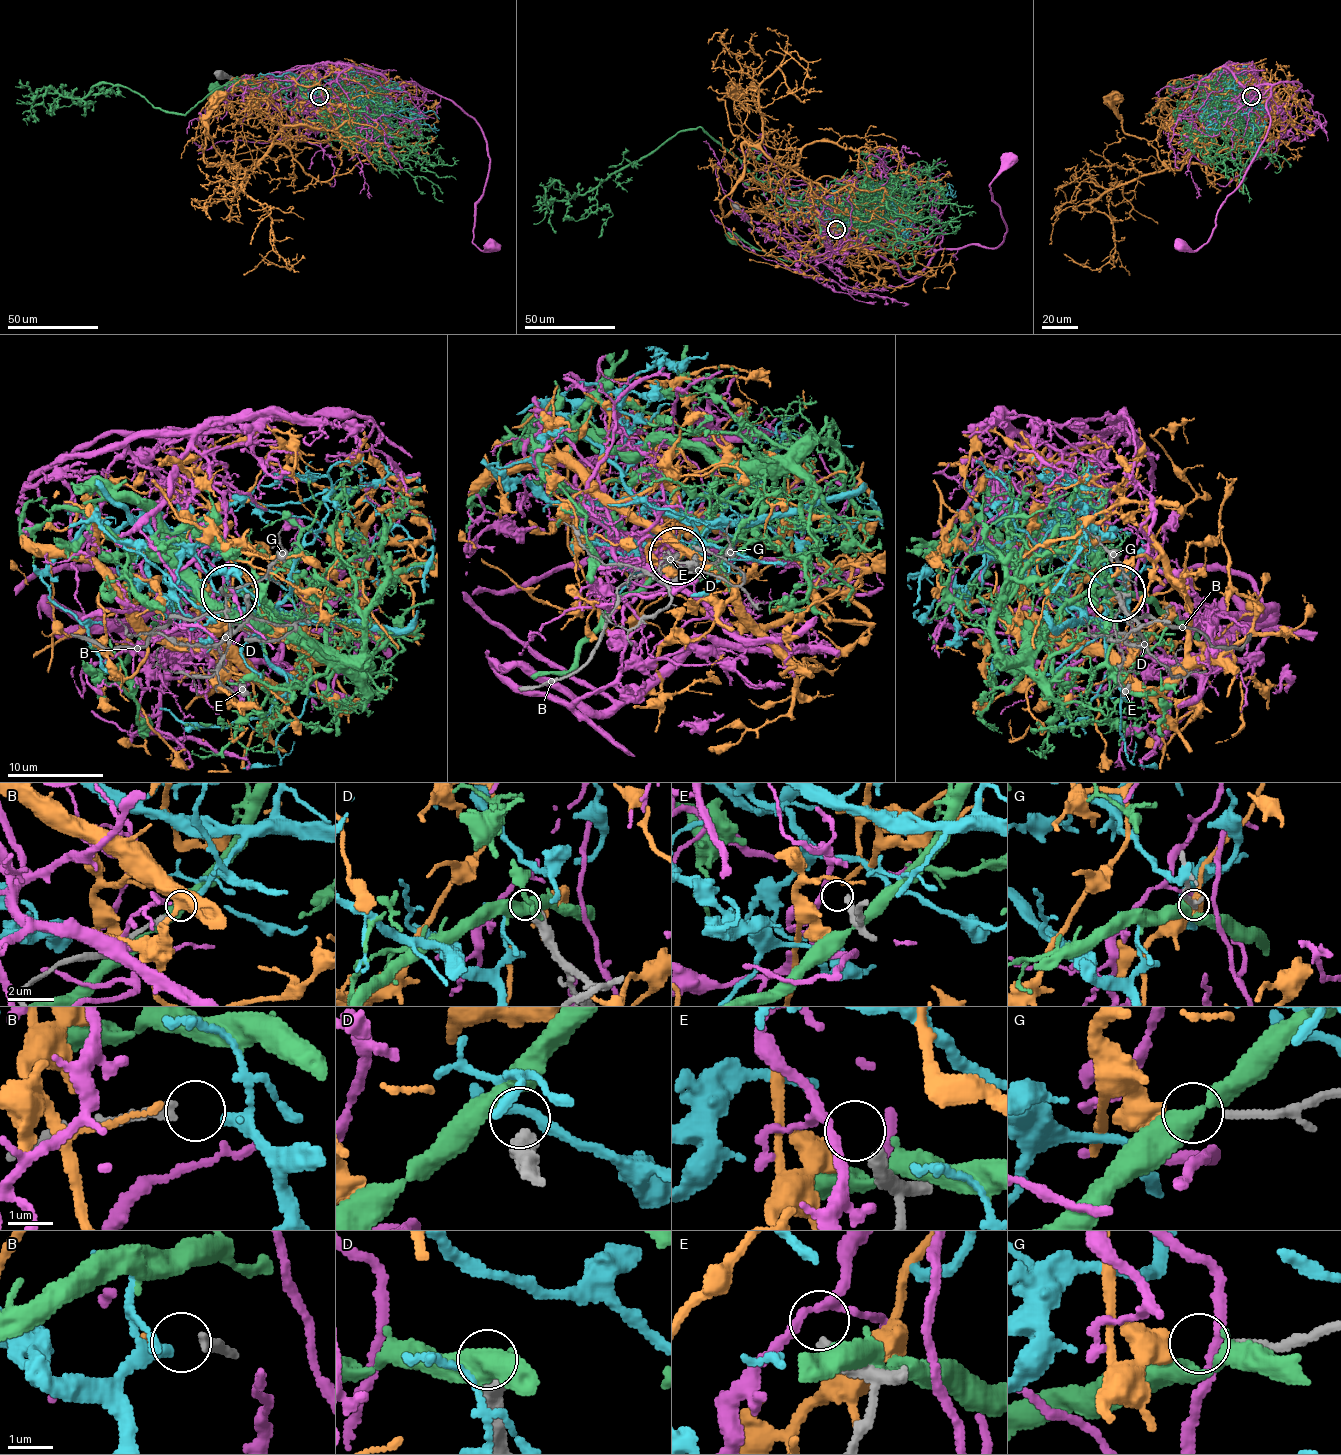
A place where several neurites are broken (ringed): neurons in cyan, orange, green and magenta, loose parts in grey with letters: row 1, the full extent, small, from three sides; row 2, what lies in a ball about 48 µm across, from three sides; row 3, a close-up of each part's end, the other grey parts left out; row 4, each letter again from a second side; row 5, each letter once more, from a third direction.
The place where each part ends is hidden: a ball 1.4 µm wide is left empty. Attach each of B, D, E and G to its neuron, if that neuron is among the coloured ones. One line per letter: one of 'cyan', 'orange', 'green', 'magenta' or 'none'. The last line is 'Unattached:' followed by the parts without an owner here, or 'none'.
B: cyan
D: none
E: none
G: orange
Unattached: D, E

